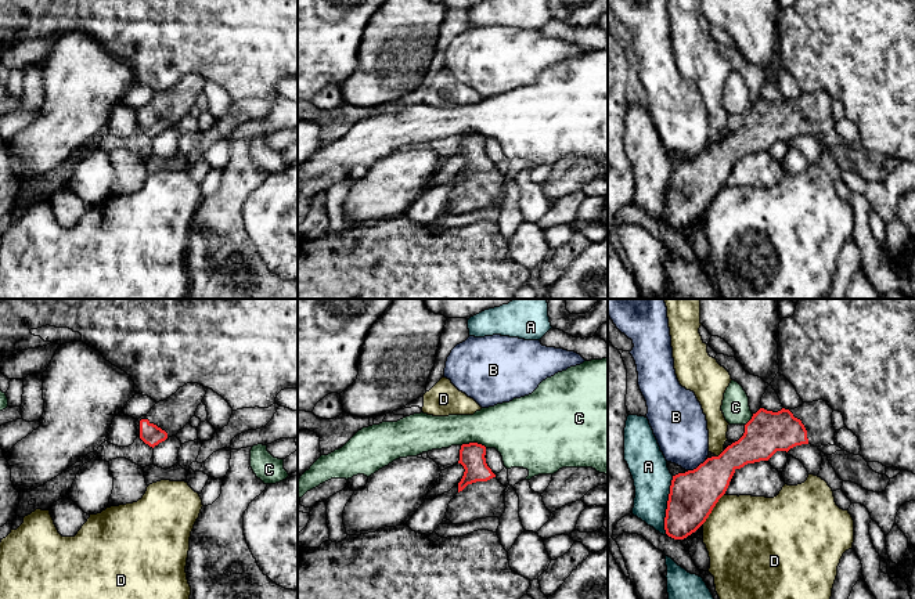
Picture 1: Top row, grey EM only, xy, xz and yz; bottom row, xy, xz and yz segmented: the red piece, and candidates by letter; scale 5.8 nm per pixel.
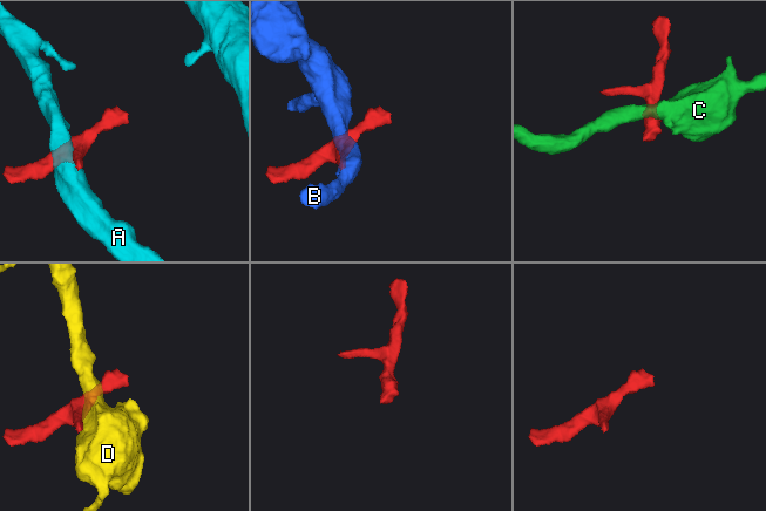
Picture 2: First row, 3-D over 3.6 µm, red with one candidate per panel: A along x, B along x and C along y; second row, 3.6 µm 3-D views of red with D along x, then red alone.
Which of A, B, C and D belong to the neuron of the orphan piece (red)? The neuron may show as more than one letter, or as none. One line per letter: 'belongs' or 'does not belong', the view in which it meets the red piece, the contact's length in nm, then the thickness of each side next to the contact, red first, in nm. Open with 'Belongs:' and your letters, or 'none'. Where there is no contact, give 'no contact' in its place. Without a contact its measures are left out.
Belongs: none
A: does not belong | yz | 340 nm | 280/220 nm
B: does not belong | yz | 130 nm | 280/300 nm
C: does not belong | xz | 150 nm | 140/320 nm
D: does not belong | yz | 220 nm | 280/480 nm

